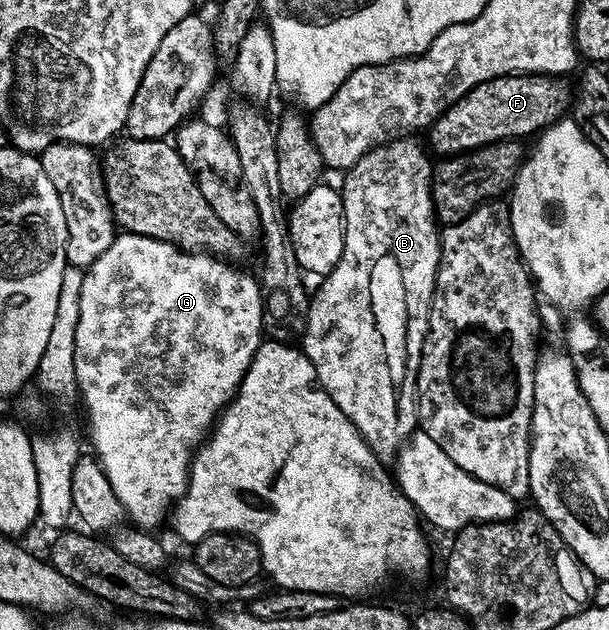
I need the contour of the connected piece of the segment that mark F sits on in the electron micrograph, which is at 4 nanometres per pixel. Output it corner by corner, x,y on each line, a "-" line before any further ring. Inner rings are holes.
505,75
484,81
476,85
460,101
456,101
446,110
442,116
435,119
428,128
430,143
428,147
435,156
449,157
451,155
461,155
468,151
474,151
477,147
487,147
489,143
499,143
505,139
525,140
525,135
529,137
537,136
539,133
558,122
571,110
572,91
565,87
563,80
558,77
548,75

